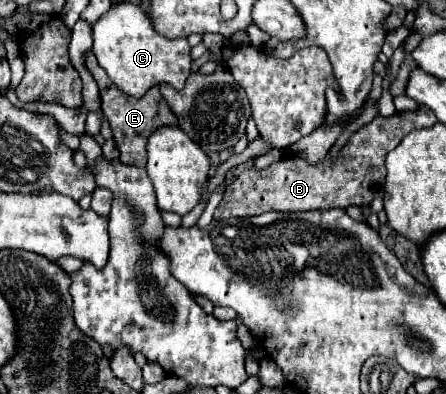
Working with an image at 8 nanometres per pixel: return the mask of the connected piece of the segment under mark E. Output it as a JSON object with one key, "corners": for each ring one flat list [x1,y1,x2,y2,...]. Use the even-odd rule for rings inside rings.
{"corners":[[112,86,104,90,100,98,102,98,102,112,106,120,110,122,114,142,120,150,122,164,138,164,140,168,144,168,146,166,146,142,152,136,152,132,162,126,178,126,174,112,170,110,168,102,162,98,158,88,152,88,144,98,132,98]]}

